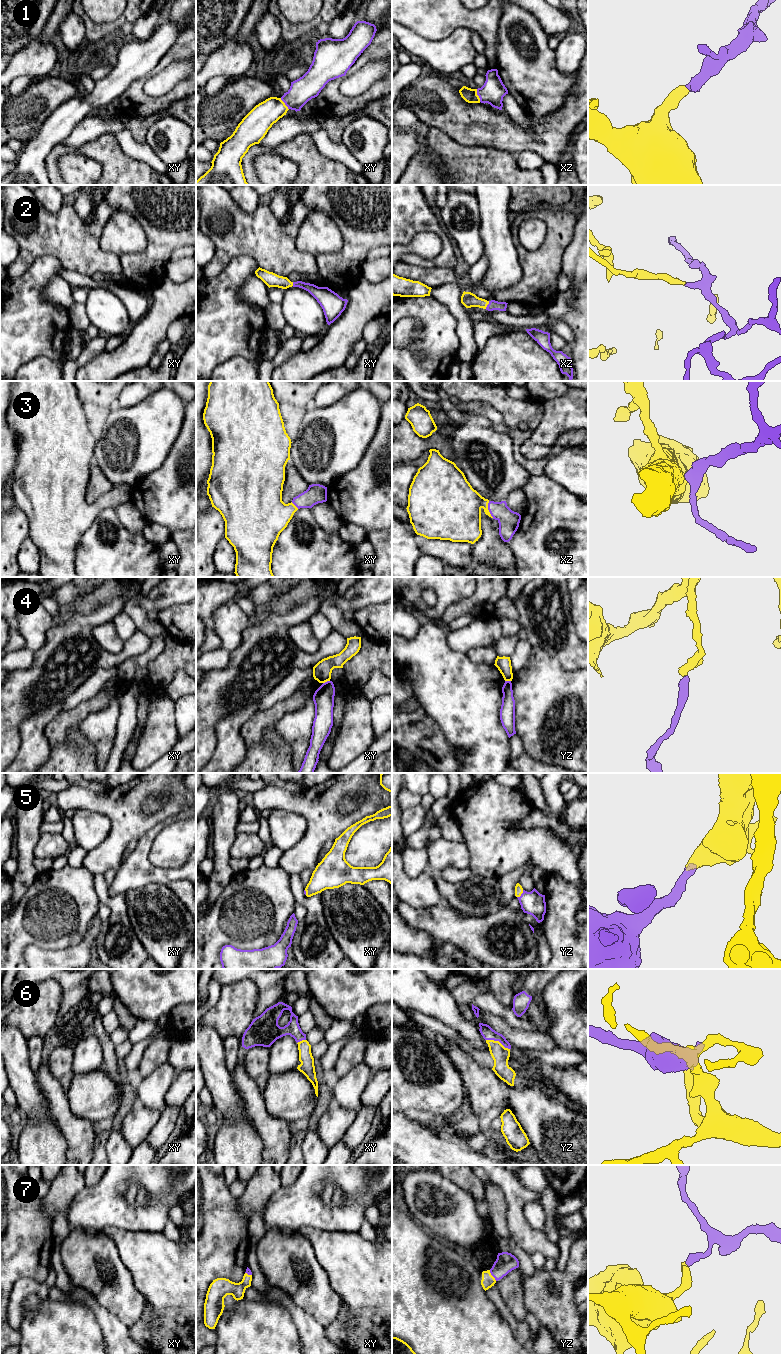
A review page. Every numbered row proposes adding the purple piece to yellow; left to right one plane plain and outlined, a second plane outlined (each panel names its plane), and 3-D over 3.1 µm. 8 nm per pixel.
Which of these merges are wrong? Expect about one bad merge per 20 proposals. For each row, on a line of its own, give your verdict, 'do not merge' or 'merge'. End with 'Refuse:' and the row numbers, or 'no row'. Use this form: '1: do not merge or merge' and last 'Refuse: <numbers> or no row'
1: merge
2: merge
3: merge
4: do not merge
5: merge
6: merge
7: merge
Refuse: 4

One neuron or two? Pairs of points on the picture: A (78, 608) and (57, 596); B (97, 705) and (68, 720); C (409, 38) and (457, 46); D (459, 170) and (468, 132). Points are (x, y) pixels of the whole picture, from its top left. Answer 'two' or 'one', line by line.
A: two
B: one
C: one
D: two

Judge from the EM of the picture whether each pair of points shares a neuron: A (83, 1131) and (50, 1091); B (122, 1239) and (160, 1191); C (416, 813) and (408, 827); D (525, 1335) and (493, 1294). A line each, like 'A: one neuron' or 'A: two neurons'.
A: one neuron
B: two neurons
C: one neuron
D: one neuron

